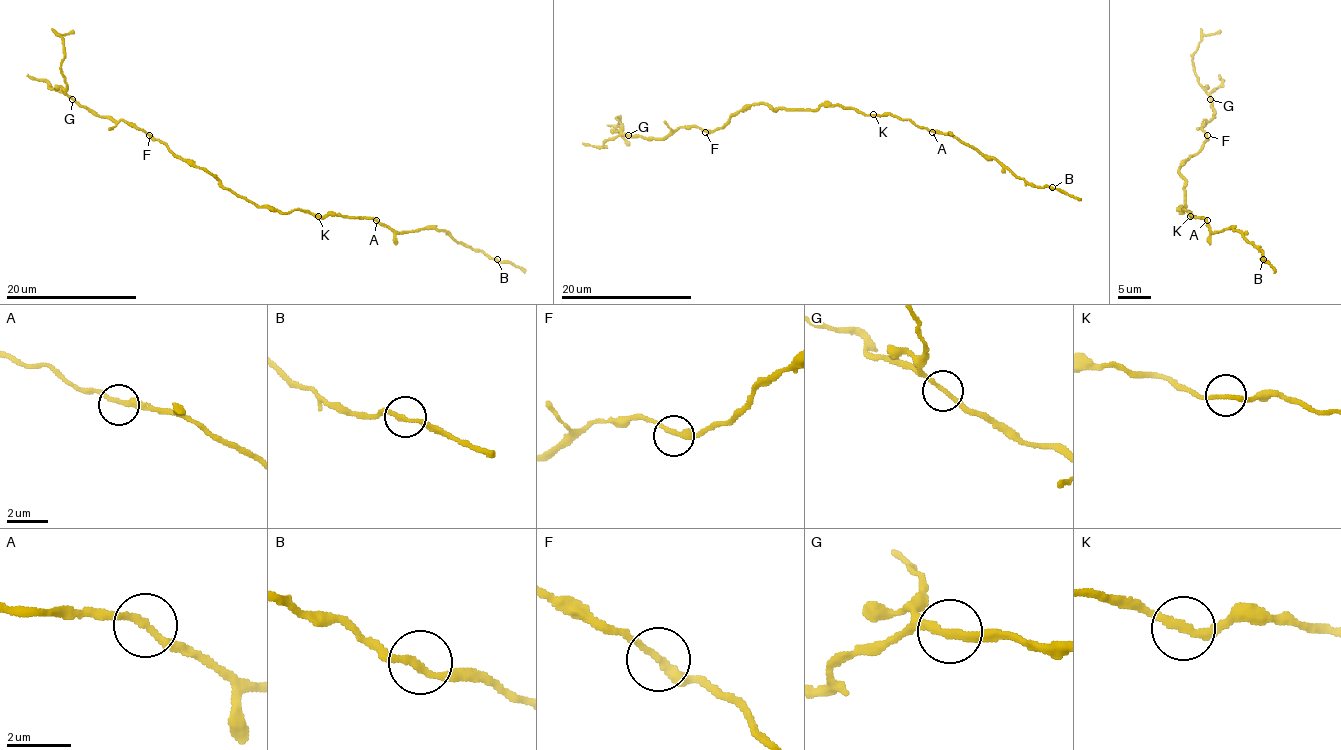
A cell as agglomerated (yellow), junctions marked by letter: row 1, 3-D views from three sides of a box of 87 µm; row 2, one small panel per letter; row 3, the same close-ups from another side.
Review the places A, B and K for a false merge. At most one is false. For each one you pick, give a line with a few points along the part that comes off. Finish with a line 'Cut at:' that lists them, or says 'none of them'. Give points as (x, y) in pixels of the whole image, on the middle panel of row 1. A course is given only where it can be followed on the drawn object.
Cut at: none of them

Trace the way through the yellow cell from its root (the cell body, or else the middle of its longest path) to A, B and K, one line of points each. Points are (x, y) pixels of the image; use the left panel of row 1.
A: (252, 202), (281, 212), (304, 210), (321, 217), (342, 215), (376, 220)
B: (252, 202), (281, 212), (304, 210), (321, 217), (373, 218), (396, 231), (445, 230), (459, 243), (497, 259)
K: (252, 202), (281, 212), (304, 210), (317, 217)

